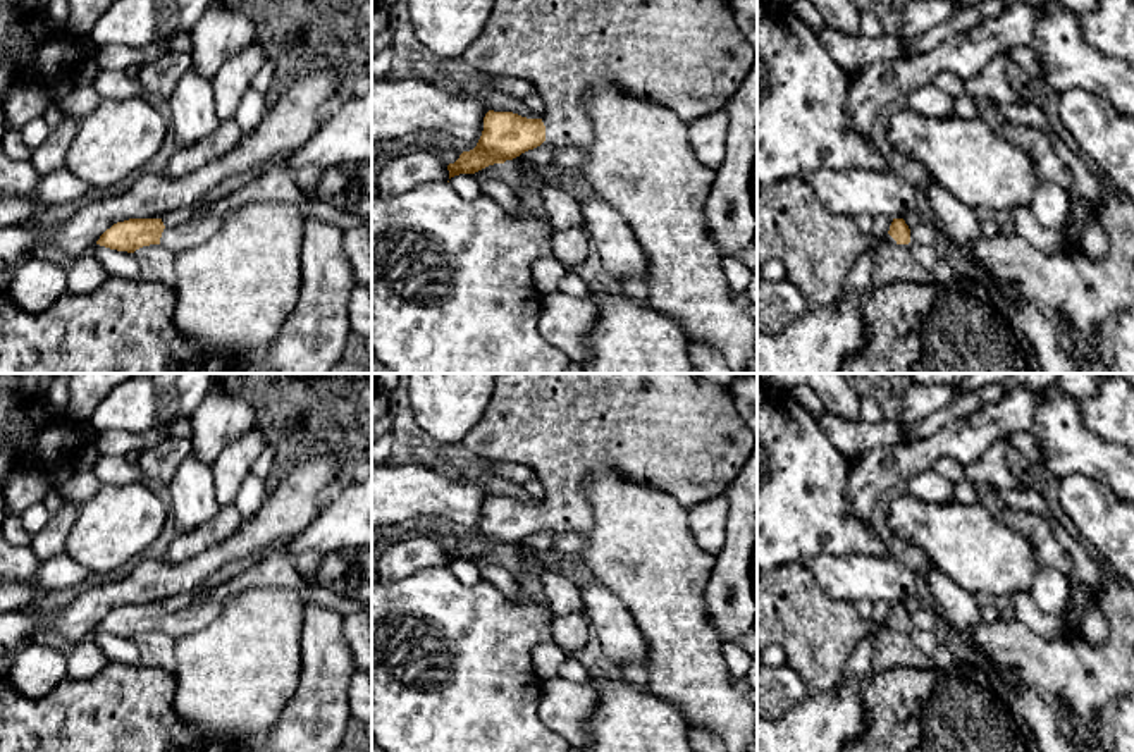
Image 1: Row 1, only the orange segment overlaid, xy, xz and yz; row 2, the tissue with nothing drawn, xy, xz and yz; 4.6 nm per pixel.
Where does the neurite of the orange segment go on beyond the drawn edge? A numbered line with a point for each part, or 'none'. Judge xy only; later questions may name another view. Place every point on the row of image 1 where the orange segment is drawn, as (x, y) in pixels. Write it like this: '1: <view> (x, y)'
1: xy (178, 238)

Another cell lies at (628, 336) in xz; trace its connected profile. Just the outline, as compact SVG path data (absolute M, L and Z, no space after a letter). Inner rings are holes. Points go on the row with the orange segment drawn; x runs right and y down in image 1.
M597 293L590 298L597 320L587 334L590 358L583 373L699 373L688 356L690 337L681 324L623 293Z

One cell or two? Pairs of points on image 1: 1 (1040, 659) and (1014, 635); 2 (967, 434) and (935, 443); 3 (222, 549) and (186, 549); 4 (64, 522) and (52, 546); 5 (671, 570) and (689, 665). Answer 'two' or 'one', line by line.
1: one
2: one
3: two
4: one
5: one

